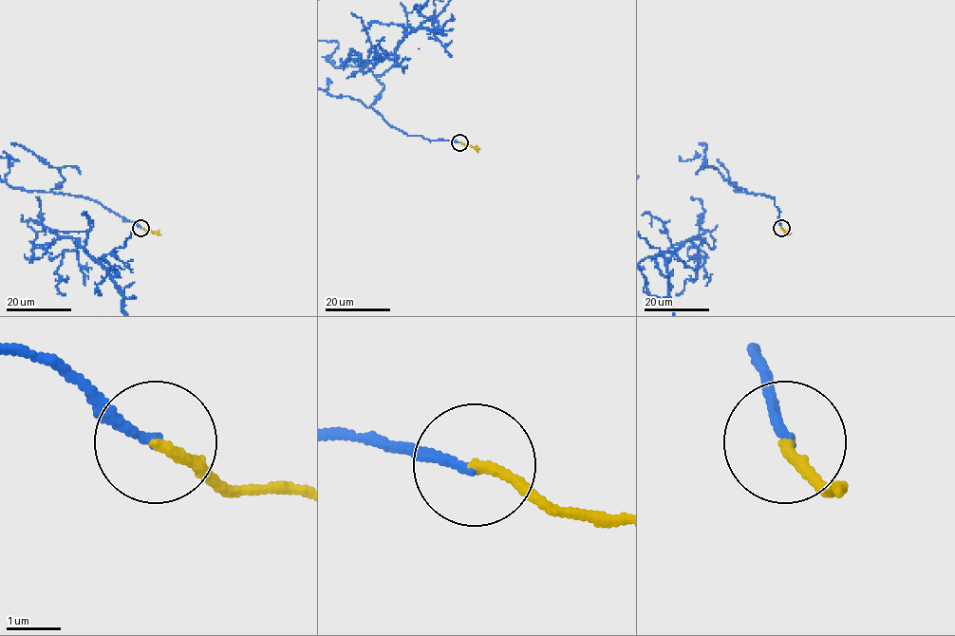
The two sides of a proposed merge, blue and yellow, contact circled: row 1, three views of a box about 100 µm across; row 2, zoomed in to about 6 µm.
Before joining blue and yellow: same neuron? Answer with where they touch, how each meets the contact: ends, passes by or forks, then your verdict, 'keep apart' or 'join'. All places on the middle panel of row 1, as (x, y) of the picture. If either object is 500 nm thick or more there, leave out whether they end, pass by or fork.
(459, 142) | blue ends | yellow ends | join

